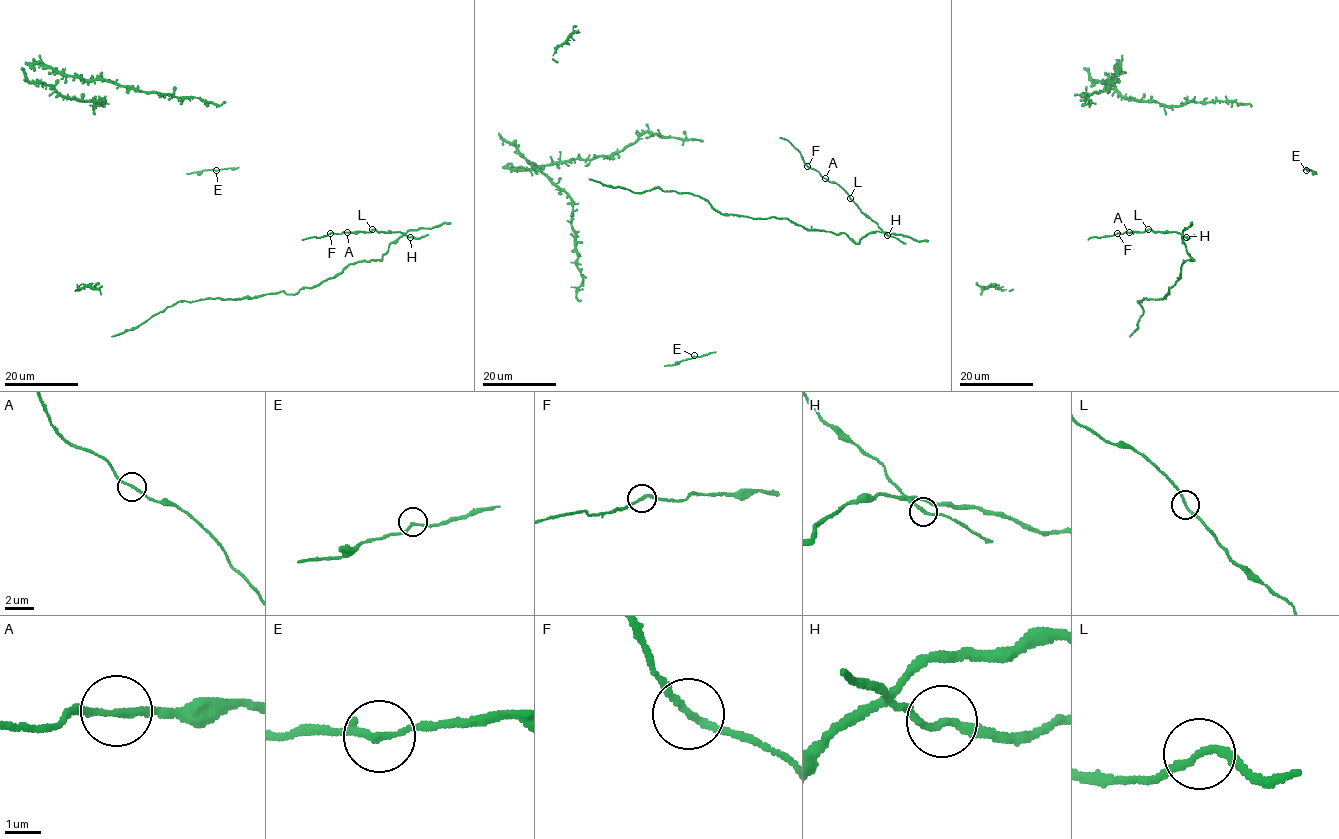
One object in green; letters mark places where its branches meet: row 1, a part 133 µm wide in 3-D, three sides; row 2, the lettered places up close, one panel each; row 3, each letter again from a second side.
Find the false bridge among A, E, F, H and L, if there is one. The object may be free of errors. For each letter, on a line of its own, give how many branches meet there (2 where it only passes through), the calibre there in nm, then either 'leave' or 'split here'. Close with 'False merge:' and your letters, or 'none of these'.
A: branches 2; calibre 170 nm; leave
E: branches 2; calibre 170 nm; leave
F: branches 2; calibre 190 nm; leave
H: branches 2; calibre 200 nm; leave
L: branches 2; calibre 180 nm; leave
False merge: none of these

